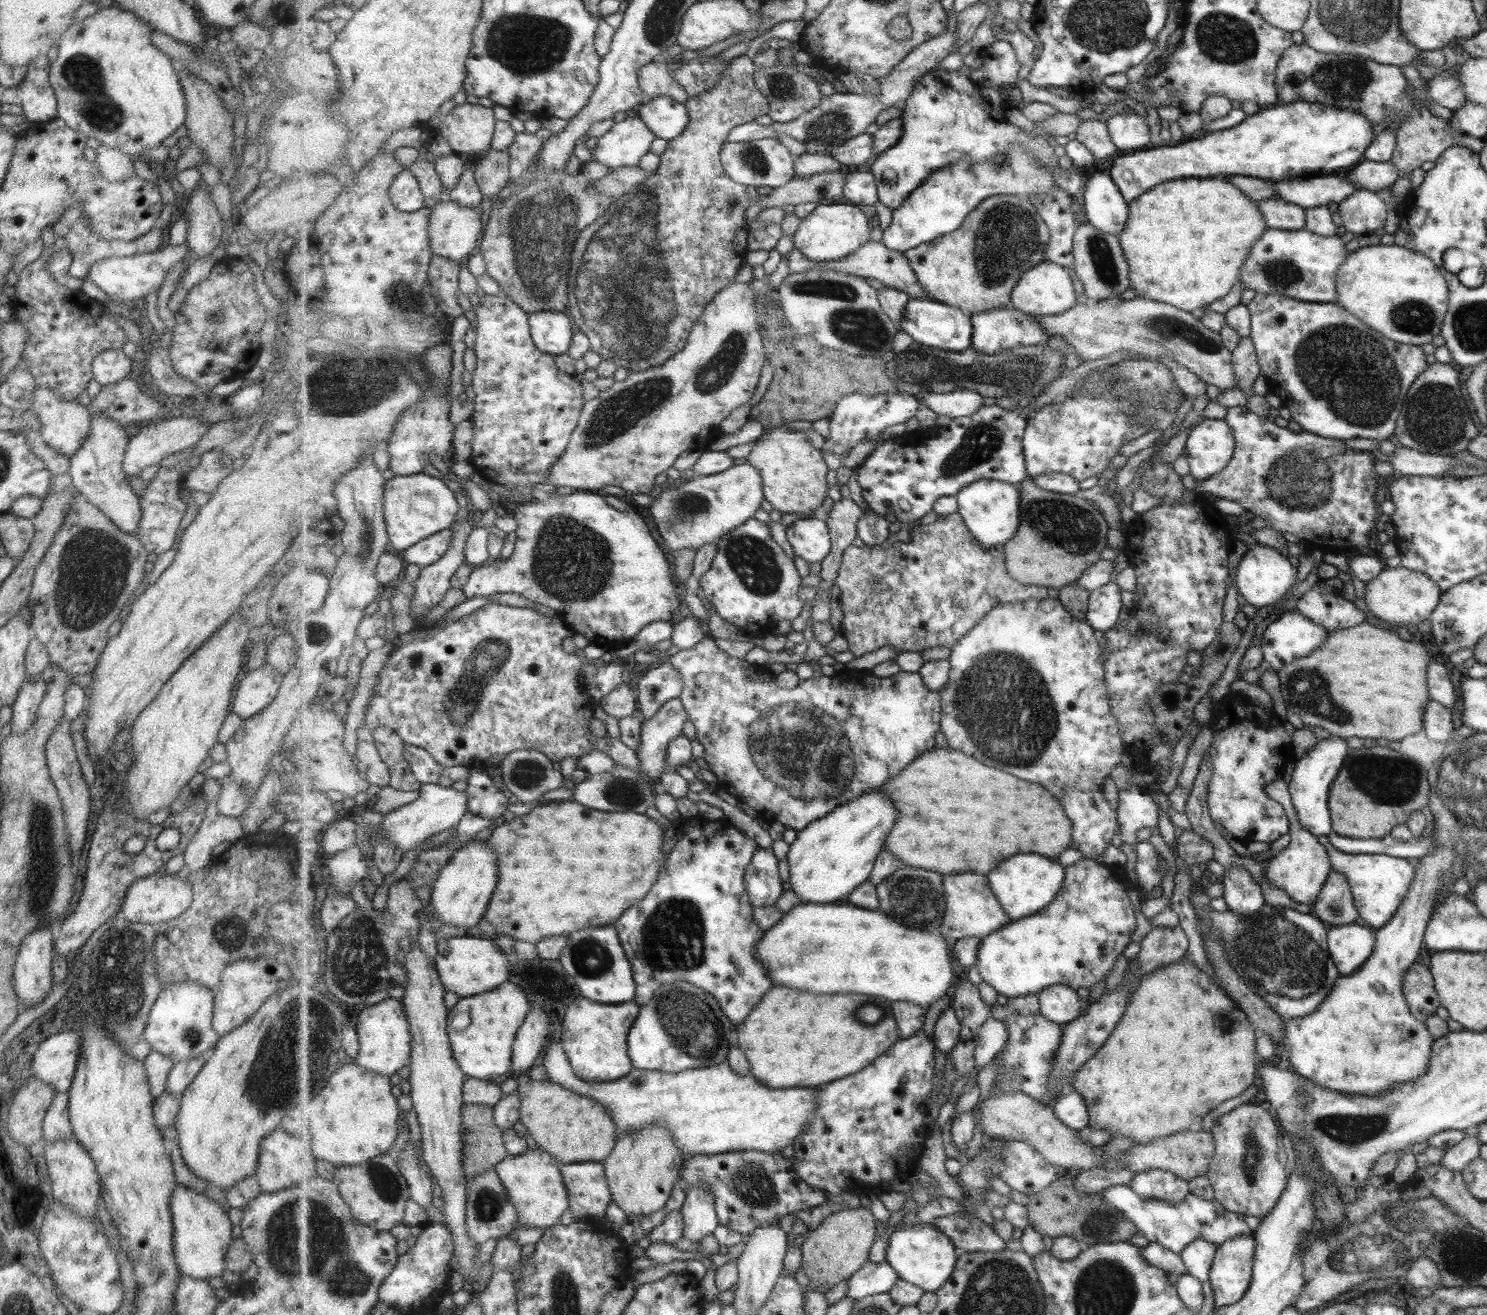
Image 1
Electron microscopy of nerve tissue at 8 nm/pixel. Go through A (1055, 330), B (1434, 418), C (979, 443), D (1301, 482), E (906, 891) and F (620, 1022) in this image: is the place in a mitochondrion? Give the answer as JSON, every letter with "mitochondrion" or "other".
{"A":"other","B":"mitochondrion","C":"mitochondrion","D":"mitochondrion","E":"mitochondrion","F":"other"}

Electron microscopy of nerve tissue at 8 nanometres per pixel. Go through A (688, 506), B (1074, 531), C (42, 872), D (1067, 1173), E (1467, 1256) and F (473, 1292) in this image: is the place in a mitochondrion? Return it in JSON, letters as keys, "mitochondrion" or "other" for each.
{"A":"mitochondrion","B":"mitochondrion","C":"mitochondrion","D":"other","E":"mitochondrion","F":"other"}

